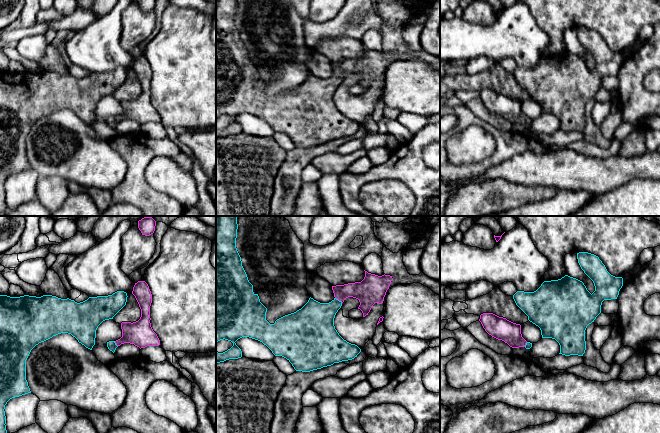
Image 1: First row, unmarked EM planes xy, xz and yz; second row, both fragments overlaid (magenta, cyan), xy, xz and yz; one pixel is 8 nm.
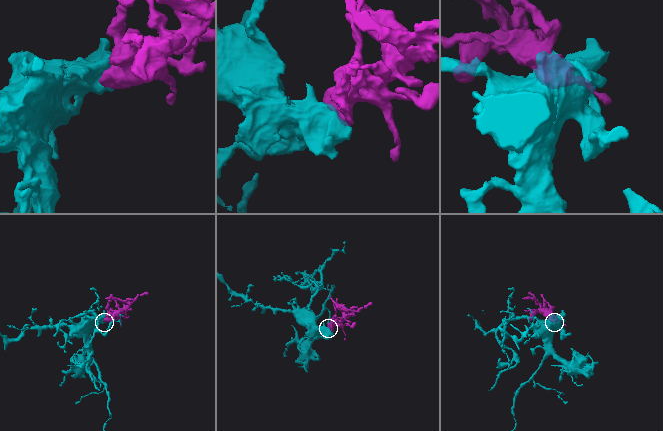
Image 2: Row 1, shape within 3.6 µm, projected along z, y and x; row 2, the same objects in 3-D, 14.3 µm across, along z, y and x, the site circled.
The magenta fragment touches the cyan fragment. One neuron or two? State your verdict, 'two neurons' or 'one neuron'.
one neuron

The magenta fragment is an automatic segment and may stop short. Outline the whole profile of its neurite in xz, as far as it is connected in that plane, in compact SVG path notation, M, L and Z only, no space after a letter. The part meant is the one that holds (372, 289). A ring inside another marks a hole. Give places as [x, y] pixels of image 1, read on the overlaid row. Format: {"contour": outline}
{"contour": "M216 216L216 343L223 339L233 343L227 351L216 352L216 363L241 358L242 351L235 342L242 337L262 342L275 356L286 358L296 371L310 372L357 357L361 349L339 335L334 326L335 315L348 297L358 299L358 309L363 317L368 315L375 303L383 303L392 276L378 276L365 271L361 282L332 286L335 298L331 302L320 303L310 297L301 309L270 324L266 320L267 308L260 302L242 266L236 248L237 229L237 216Z"}

